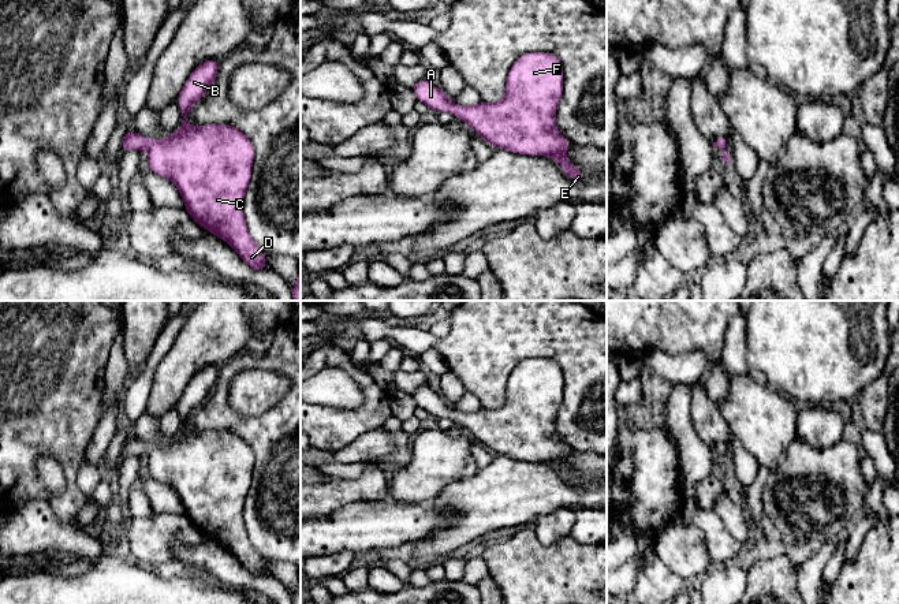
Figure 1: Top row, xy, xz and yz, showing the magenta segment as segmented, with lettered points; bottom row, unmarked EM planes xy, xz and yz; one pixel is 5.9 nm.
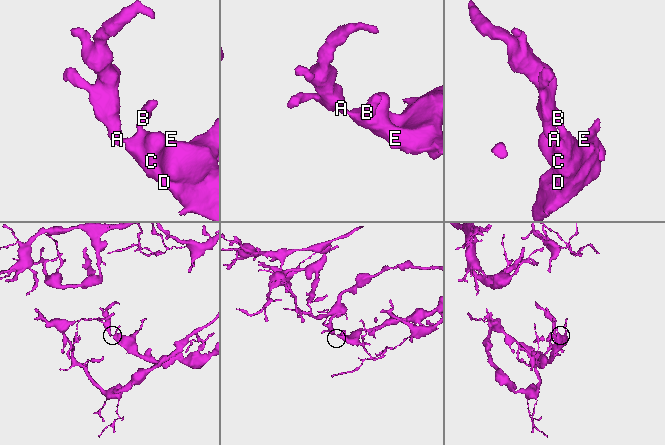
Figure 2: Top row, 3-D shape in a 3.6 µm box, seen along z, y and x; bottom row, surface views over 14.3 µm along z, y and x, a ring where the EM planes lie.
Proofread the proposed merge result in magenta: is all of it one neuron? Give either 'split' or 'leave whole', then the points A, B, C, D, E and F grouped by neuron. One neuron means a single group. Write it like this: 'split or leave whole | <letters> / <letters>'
leave whole | A B C D E F

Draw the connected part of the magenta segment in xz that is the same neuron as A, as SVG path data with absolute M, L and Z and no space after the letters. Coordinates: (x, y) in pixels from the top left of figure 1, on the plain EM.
M530 358L519 362L508 377L506 400L499 409L456 411L429 384L411 396L432 417L452 418L470 430L496 455L555 465L566 482L575 488L585 485L586 480L574 474L564 461L571 447L556 433L555 418L563 400L563 370L556 361Z

